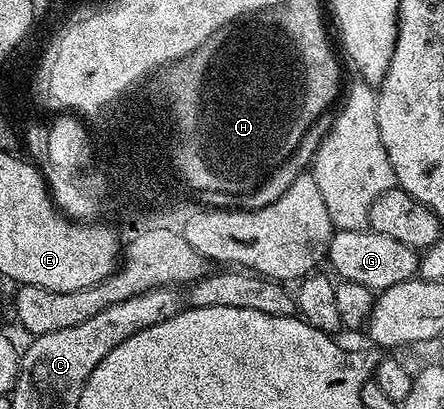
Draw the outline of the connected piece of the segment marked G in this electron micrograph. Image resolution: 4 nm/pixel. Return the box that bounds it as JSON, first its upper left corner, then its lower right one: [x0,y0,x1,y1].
[326,230,420,292]

